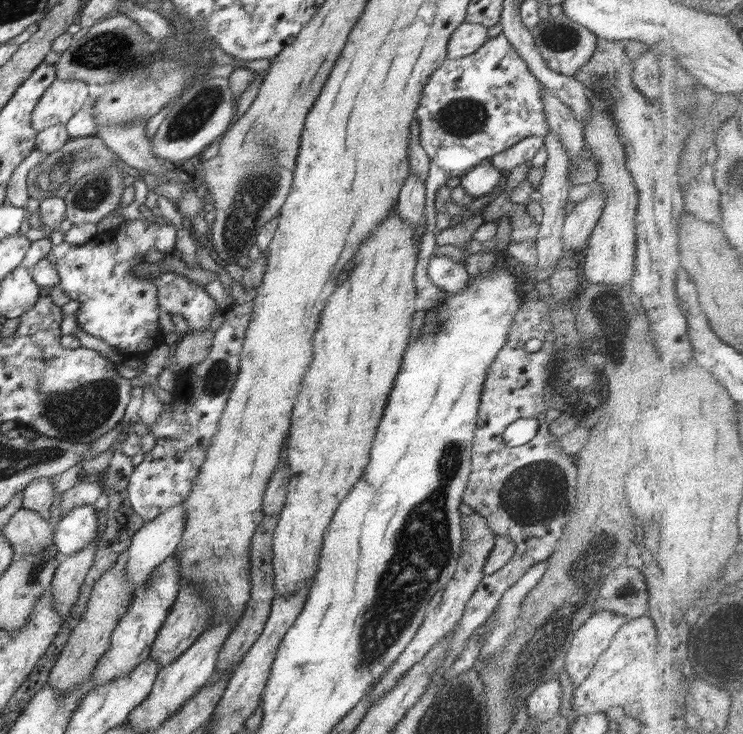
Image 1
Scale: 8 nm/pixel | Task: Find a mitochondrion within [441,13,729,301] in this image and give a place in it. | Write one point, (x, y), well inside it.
(557, 38)

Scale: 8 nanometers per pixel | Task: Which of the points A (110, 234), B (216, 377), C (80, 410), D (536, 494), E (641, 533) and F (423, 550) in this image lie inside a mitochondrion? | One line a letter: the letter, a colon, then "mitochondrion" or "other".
A: other
B: mitochondrion
C: mitochondrion
D: mitochondrion
E: other
F: mitochondrion

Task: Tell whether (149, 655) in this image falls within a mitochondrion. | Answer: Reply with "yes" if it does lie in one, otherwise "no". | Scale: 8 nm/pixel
no

